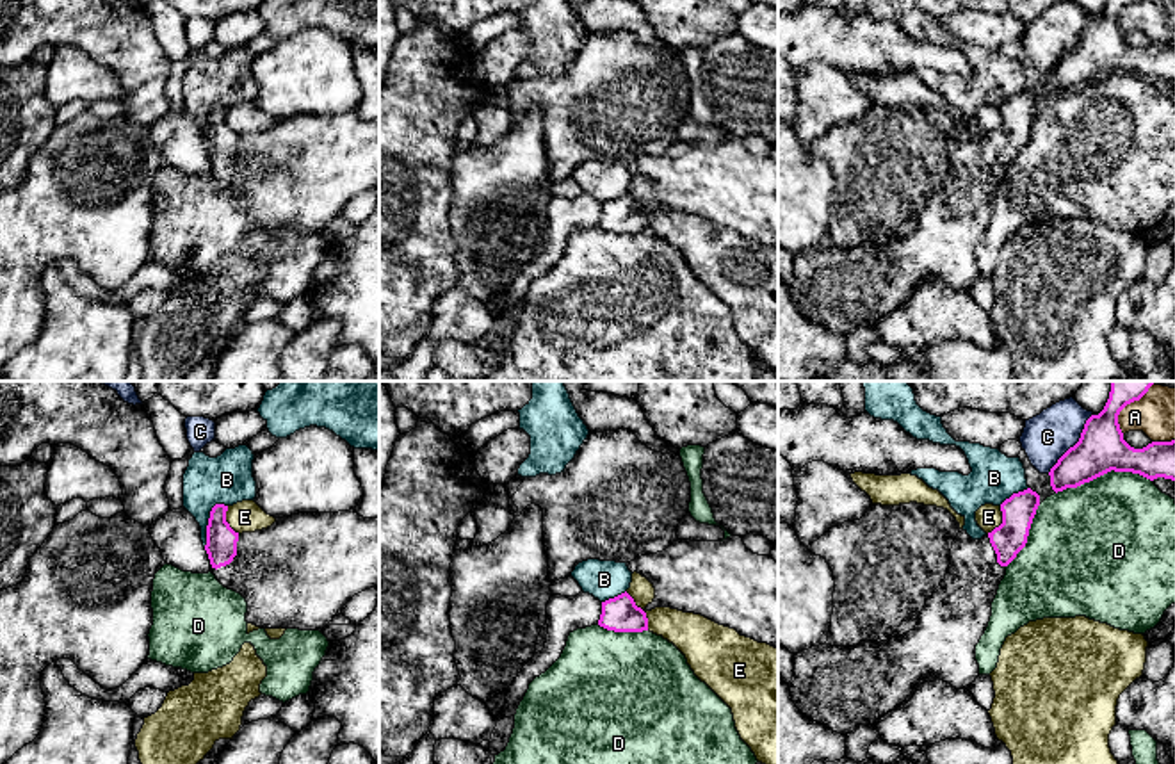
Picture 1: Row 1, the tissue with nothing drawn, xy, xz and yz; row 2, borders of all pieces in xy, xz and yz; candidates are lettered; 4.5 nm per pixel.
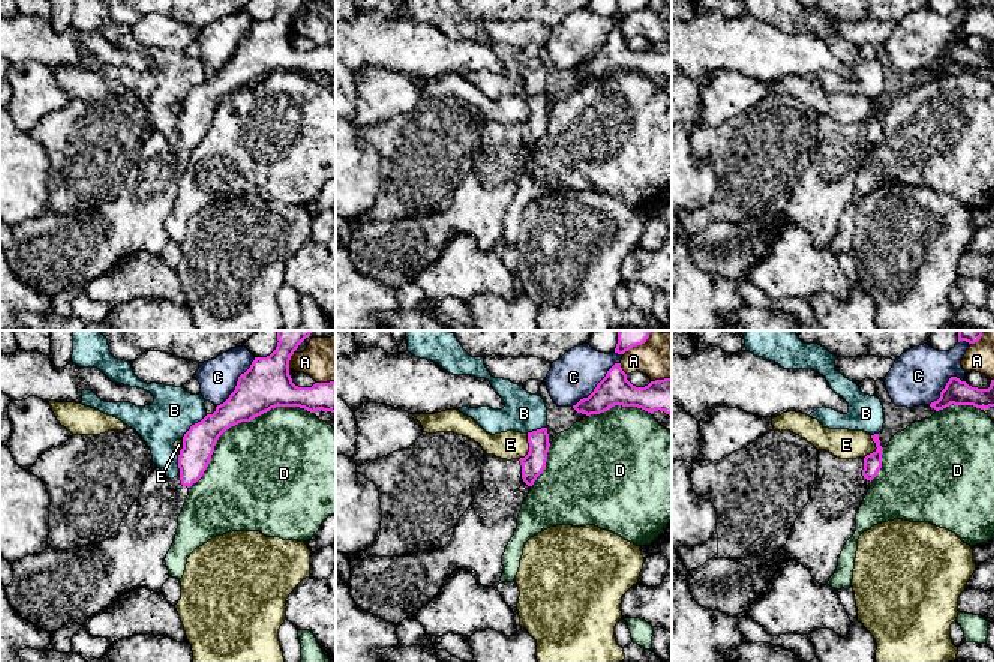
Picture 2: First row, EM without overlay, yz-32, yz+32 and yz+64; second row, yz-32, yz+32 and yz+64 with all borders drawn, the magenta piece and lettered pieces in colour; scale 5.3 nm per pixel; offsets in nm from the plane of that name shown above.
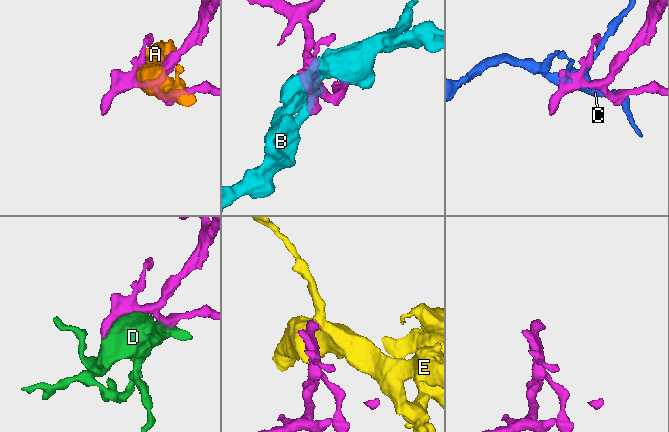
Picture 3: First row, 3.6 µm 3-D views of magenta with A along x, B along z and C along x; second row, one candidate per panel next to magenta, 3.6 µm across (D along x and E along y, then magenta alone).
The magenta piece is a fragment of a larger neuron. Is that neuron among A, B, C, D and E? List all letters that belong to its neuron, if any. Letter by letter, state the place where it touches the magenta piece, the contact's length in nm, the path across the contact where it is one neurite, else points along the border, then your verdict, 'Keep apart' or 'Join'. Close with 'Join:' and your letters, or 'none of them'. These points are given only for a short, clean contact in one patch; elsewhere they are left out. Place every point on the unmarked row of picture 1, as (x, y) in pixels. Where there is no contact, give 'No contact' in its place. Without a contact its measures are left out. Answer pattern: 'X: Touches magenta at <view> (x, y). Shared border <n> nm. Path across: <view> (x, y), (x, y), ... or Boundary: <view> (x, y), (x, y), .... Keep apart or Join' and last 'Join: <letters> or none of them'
A: Touches magenta at yz (1118, 15). Shared border 180 nm. Keep apart
B: Touches magenta at xy (209, 121). Shared border 220 nm. Boundary: xy (226, 105), (212, 109), (203, 146). Keep apart
C: Touches magenta at yz (1079, 41). Shared border 360 nm. Keep apart
D: Touches magenta at yz (1104, 73). Shared border 440 nm. Keep apart
E: Touches magenta at xz (643, 212). Shared border 200 nm. Keep apart
Join: none of them

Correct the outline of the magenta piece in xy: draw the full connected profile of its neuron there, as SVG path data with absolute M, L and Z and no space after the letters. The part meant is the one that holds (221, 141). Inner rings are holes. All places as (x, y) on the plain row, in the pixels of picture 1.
M215 105L207 126L212 175L247 203L246 223L260 230L322 232L358 194L379 187L379 119L363 119L354 110L338 114L297 114L262 132L235 134L226 123L228 107Z

